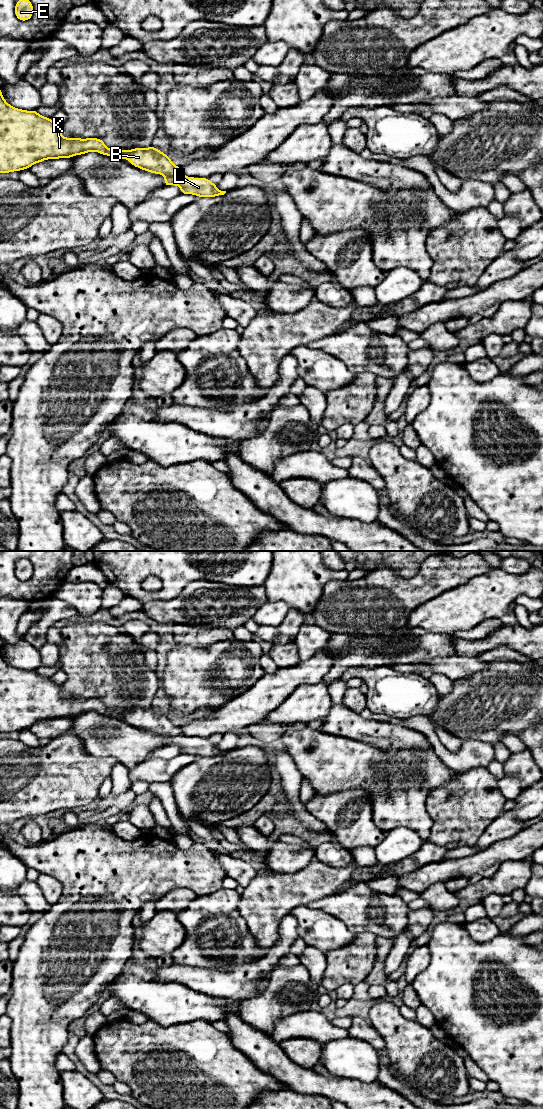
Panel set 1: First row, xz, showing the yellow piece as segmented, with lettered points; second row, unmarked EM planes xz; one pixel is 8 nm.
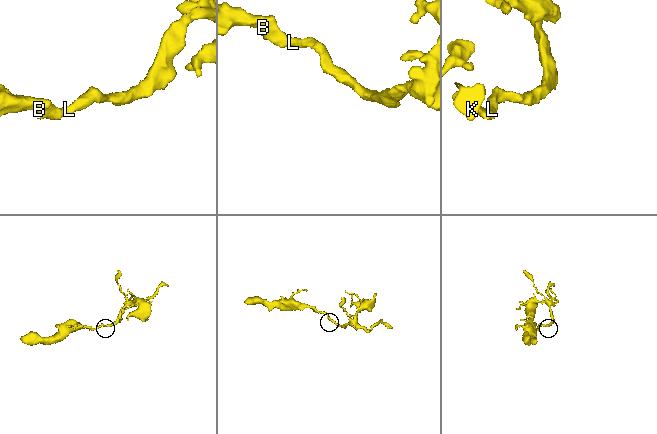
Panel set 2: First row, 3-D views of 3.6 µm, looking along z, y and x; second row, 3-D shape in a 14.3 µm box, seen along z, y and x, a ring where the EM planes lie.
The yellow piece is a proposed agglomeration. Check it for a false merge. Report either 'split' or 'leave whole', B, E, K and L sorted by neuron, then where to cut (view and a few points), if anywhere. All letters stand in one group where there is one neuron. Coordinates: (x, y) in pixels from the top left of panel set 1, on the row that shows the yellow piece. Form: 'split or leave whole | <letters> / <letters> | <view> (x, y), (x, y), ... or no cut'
leave whole | B E K L | no cut

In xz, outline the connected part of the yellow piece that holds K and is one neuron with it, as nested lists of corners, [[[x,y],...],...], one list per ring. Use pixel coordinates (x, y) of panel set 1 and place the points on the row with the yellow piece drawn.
[[[0,88],[0,173],[9,173],[28,169],[34,163],[45,159],[71,158],[74,155],[96,151],[102,155],[113,156],[118,159],[129,159],[129,162],[142,170],[165,176],[164,186],[178,185],[181,194],[194,194],[202,197],[221,196],[226,191],[216,188],[208,178],[186,177],[180,167],[175,166],[171,159],[152,145],[147,149],[110,150],[98,138],[64,138],[61,136],[62,124],[54,123],[51,118],[39,115],[36,110],[25,111],[10,106],[3,98]]]

